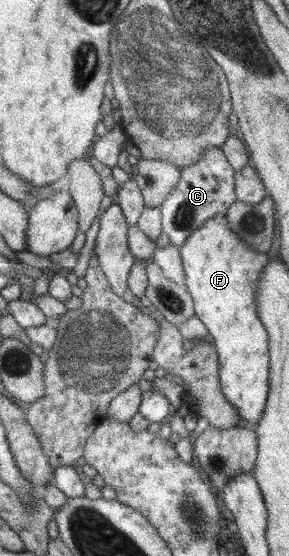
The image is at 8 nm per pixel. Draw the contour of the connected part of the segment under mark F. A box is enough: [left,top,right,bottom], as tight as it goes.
[180,216,269,427]

